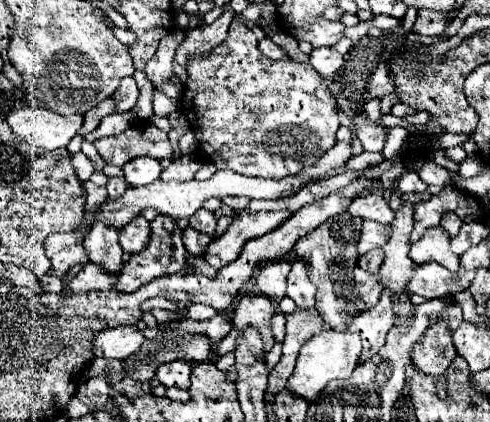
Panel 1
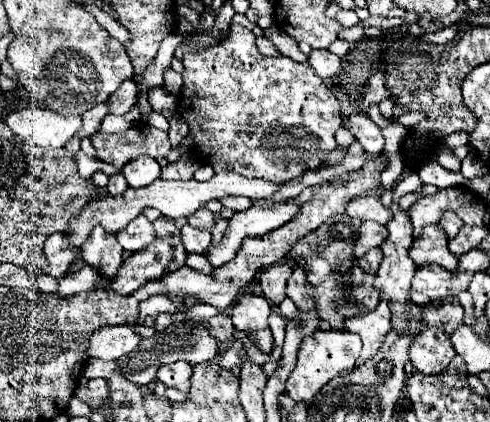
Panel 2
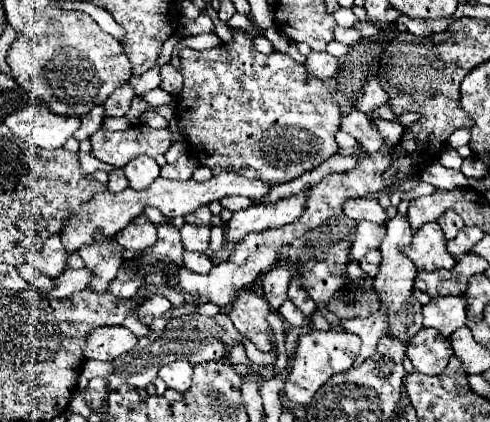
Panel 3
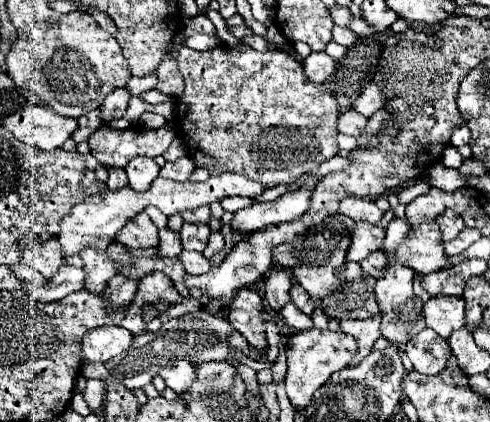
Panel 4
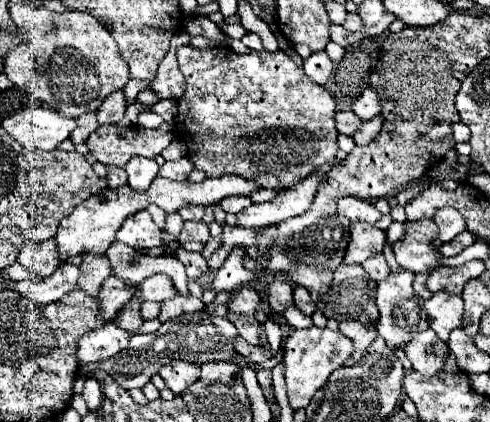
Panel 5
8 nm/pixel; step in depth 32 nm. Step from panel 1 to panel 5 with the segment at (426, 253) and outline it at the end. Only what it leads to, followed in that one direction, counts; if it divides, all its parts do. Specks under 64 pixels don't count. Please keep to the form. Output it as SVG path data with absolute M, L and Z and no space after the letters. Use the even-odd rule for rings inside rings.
M430 218L422 220L406 220L404 236L392 248L398 264L410 272L426 272L428 268L436 268L440 262L440 250L432 248L430 240L436 236L436 224Z

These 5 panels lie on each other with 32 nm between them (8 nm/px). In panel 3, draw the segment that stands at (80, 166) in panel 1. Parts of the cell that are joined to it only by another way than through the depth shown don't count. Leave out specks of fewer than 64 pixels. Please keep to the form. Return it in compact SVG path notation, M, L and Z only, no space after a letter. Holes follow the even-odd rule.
M79 152L78 156L83 174L93 174L96 170L104 170L105 172L110 173L115 169L109 164L100 162L93 154Z

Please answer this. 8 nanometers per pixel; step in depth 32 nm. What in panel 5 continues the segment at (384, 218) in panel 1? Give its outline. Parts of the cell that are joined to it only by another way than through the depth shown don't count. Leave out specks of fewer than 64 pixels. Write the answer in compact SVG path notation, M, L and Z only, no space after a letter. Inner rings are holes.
M346 196L346 198L338 200L338 214L346 216L352 224L354 222L374 224L376 220L380 220L380 212L374 208L372 202L360 200L360 198L354 198L354 196Z

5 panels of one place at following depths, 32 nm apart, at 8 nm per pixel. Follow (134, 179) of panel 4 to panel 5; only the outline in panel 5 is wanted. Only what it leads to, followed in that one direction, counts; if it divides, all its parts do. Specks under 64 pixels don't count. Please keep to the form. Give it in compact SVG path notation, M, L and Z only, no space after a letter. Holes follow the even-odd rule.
M136 156L132 158L126 166L124 166L126 174L128 174L128 186L132 190L144 190L152 184L152 180L158 174L158 164L150 158L144 156Z

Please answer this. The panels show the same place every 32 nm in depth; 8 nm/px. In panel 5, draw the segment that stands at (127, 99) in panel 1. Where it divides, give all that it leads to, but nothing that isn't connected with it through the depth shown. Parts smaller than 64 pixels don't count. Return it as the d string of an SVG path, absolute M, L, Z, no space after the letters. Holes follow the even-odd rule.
M112 92L112 96L108 96L102 106L96 110L96 120L100 126L108 126L108 124L116 124L122 120L126 112L126 102L124 102L124 92Z

